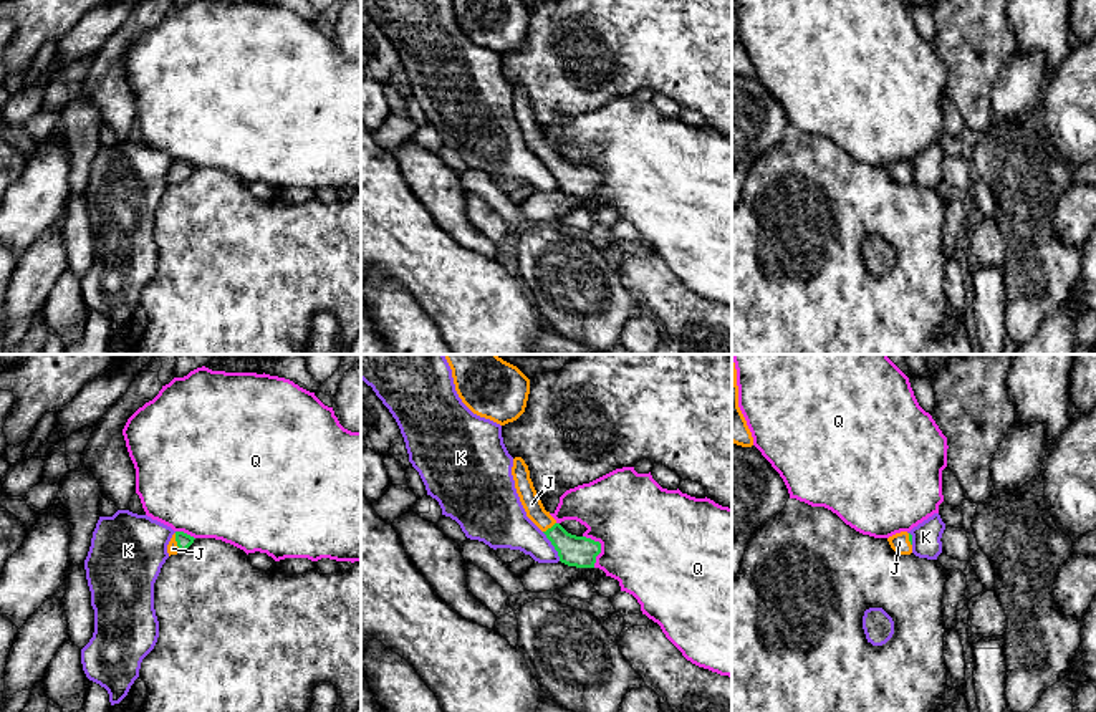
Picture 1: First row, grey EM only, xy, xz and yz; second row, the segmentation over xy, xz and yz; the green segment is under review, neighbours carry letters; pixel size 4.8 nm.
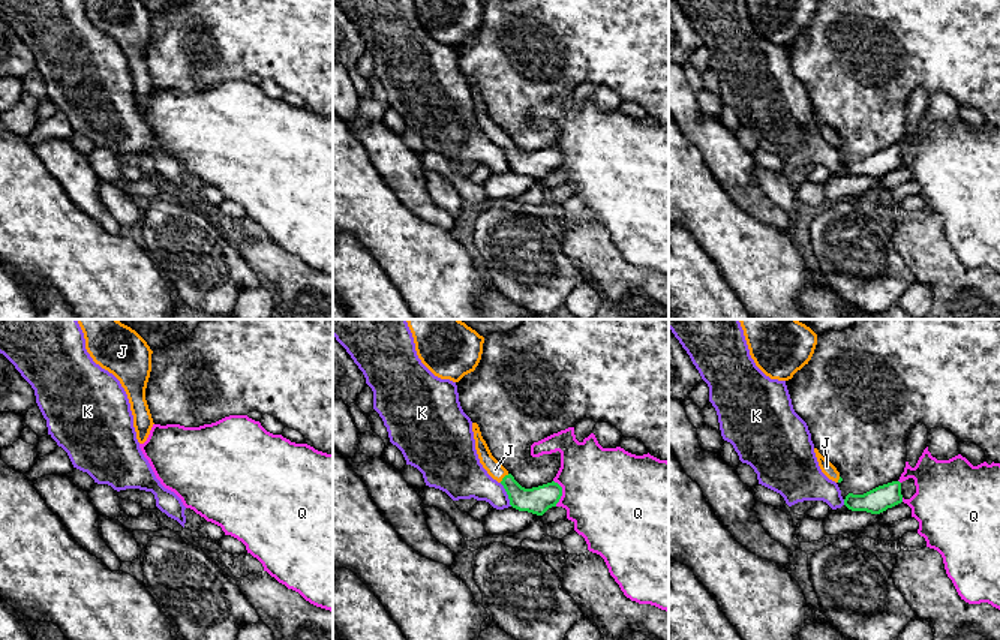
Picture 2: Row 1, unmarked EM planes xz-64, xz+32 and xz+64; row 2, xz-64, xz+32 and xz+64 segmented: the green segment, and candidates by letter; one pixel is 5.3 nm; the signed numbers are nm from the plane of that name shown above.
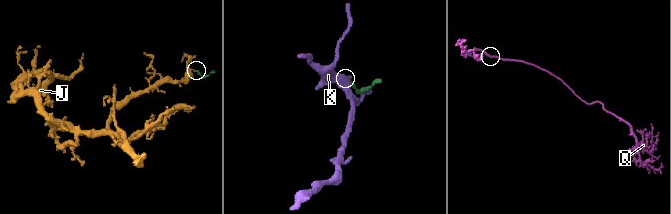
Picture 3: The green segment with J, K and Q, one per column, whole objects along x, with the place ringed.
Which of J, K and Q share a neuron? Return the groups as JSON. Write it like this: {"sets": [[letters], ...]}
{"sets": [["J"], ["K"], ["Q"]]}

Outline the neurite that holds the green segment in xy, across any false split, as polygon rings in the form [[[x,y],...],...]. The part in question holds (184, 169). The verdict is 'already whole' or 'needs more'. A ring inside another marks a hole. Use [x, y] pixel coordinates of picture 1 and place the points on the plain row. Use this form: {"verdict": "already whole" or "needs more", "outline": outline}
{"verdict": "needs more", "outline": [[[175,161],[167,174],[169,185],[185,180],[194,172],[194,169],[194,166],[184,161]]]}

